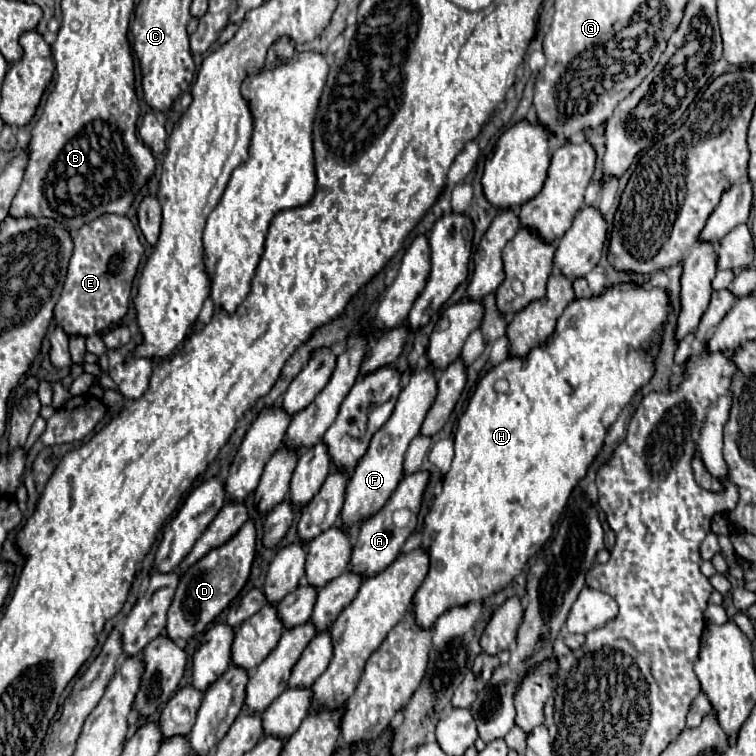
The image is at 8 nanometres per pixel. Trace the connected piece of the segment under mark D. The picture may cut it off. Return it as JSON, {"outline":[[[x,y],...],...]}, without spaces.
{"outline":[[[247,522],[227,544],[211,550],[197,564],[193,564],[179,580],[177,594],[167,612],[167,636],[171,640],[189,640],[201,634],[209,622],[213,622],[229,602],[241,592],[249,578],[251,562],[255,556],[255,526]]]}

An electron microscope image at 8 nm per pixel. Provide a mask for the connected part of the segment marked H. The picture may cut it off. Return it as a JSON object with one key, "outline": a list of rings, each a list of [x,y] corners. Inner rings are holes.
{"outline":[[[613,286],[605,292],[605,296],[573,300],[565,308],[565,312],[561,314],[555,332],[551,334],[551,338],[545,344],[533,348],[525,358],[507,358],[505,362],[501,362],[497,368],[491,368],[481,378],[473,398],[469,400],[467,410],[463,412],[463,416],[459,418],[459,424],[457,424],[455,456],[451,462],[451,470],[443,478],[441,494],[433,498],[429,512],[425,514],[425,528],[423,528],[421,546],[425,546],[423,550],[429,554],[429,572],[427,572],[423,584],[419,586],[419,590],[415,592],[413,606],[411,606],[411,610],[415,612],[415,624],[419,628],[423,628],[423,630],[431,628],[441,614],[445,614],[447,610],[451,610],[455,606],[465,606],[471,602],[485,602],[493,594],[501,592],[523,570],[527,560],[533,554],[537,554],[541,550],[541,546],[549,540],[549,536],[553,534],[553,526],[557,524],[561,512],[565,510],[565,504],[567,504],[573,488],[587,474],[589,464],[599,454],[603,440],[605,440],[605,428],[619,418],[621,410],[631,402],[633,394],[641,386],[645,386],[649,382],[649,378],[653,376],[653,358],[659,350],[661,330],[663,330],[663,322],[667,318],[667,312],[669,312],[669,298],[667,298],[665,290],[661,290],[661,288],[643,290],[641,286],[635,286],[635,288],[629,288],[623,292],[617,286]],[[501,380],[507,382],[507,390],[503,390],[503,392],[499,392],[499,388],[497,388],[497,384]]]}

